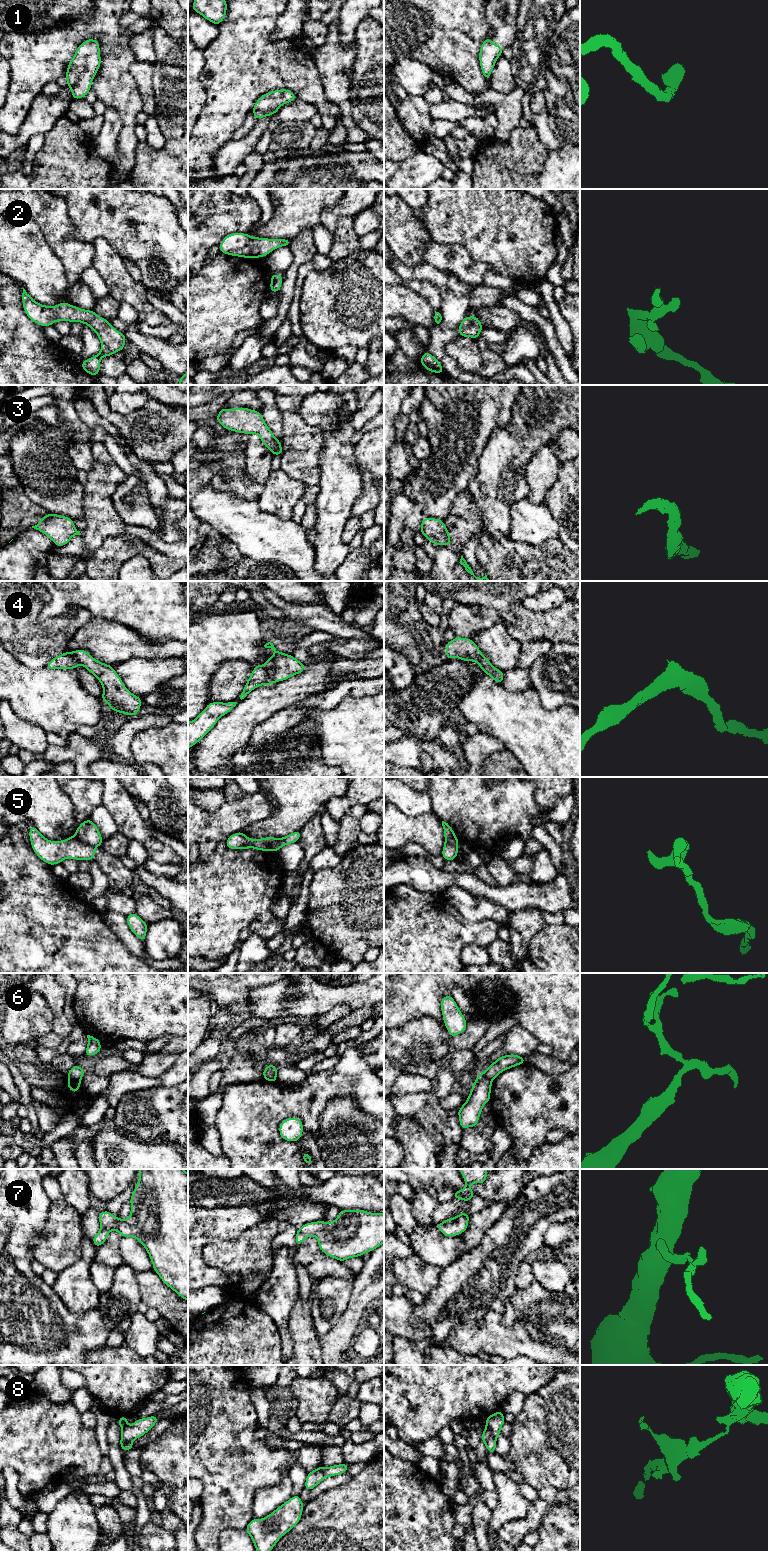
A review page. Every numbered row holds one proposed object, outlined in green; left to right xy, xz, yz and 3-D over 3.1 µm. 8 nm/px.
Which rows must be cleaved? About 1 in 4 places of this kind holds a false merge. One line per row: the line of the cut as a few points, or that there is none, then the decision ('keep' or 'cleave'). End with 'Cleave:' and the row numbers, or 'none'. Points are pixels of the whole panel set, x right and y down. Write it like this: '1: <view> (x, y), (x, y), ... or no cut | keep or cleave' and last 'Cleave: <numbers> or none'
1: no cut | keep
2: no cut | keep
3: no cut | keep
4: xz (263, 665), (276, 681) | cleave
5: xy (74, 836), (80, 841), (95, 847) | cleave
6: xy (68, 1078), (79, 1081) | cleave
7: no cut | keep
8: yz (487, 1426), (490, 1430), (490, 1438), (485, 1443) | cleave
Cleave: 4, 5, 6, 8

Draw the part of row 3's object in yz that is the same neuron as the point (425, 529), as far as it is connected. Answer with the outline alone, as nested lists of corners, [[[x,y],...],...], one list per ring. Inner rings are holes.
[[[425,517],[421,522],[421,534],[436,546],[451,546],[451,537],[443,520]]]

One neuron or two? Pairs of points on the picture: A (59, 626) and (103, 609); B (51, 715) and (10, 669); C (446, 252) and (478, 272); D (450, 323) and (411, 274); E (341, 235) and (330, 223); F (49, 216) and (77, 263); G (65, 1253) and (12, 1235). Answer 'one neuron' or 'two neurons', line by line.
A: two neurons
B: one neuron
C: one neuron
D: one neuron
E: two neurons
F: one neuron
G: two neurons

